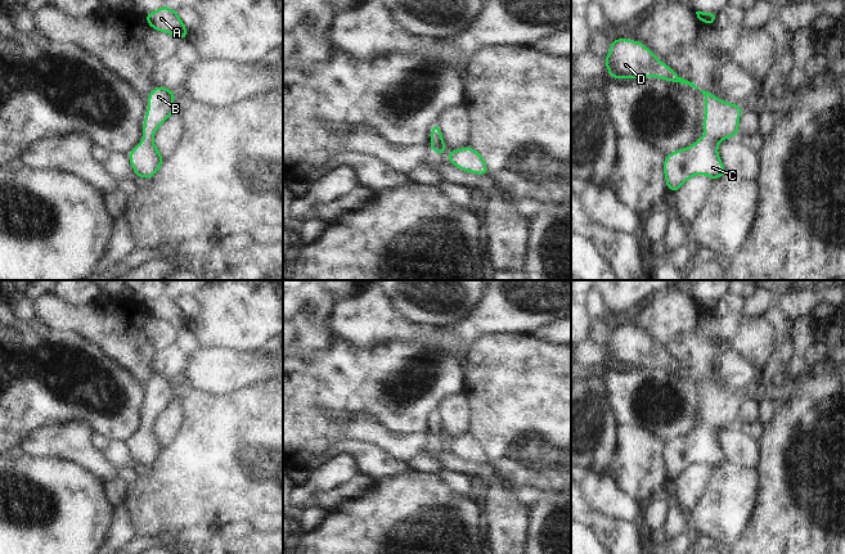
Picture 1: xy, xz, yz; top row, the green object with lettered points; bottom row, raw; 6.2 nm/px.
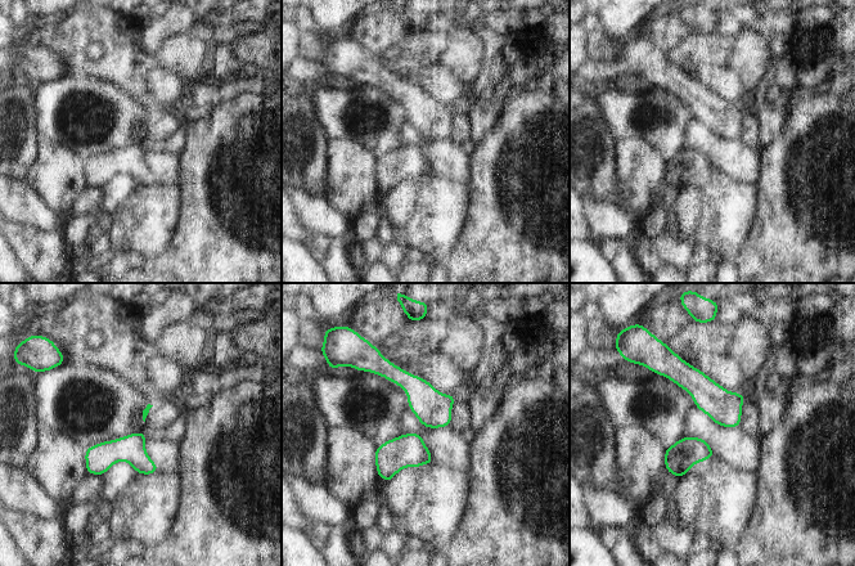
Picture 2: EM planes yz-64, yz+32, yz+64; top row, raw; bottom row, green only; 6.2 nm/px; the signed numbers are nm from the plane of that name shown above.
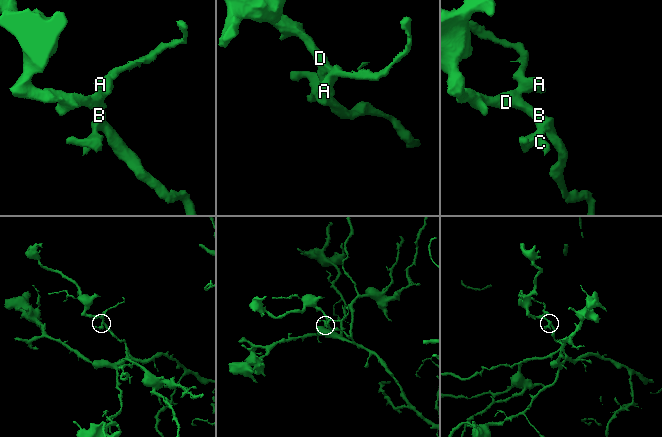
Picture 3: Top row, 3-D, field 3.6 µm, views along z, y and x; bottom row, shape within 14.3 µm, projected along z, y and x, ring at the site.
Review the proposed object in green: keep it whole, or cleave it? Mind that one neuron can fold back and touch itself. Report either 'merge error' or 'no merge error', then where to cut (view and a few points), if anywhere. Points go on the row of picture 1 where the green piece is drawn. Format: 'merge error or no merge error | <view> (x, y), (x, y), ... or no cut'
no merge error | no cut

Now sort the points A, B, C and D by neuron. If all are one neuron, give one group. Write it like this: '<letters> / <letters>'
A B C D

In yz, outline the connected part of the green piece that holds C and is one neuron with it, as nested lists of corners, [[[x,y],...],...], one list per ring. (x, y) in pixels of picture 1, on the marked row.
[[[700,90],[705,98],[705,135],[695,144],[668,154],[664,159],[666,188],[673,193],[696,175],[706,175],[713,180],[727,175],[718,154],[719,143],[738,136],[738,121],[743,107],[725,103],[718,96]]]

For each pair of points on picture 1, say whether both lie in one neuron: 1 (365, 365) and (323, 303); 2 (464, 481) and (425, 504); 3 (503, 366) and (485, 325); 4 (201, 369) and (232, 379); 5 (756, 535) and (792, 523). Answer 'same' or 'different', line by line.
1: different
2: different
3: different
4: same
5: same

